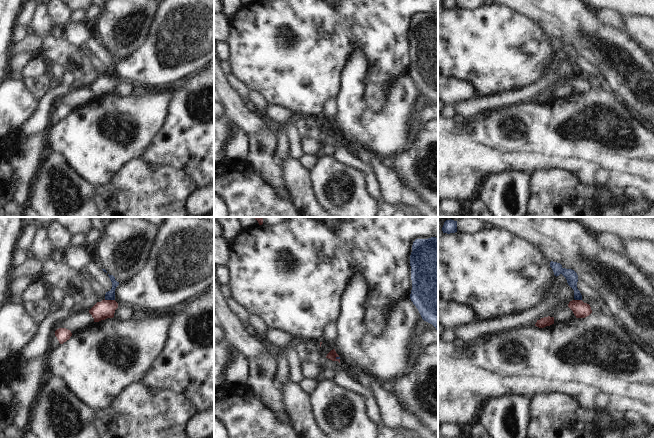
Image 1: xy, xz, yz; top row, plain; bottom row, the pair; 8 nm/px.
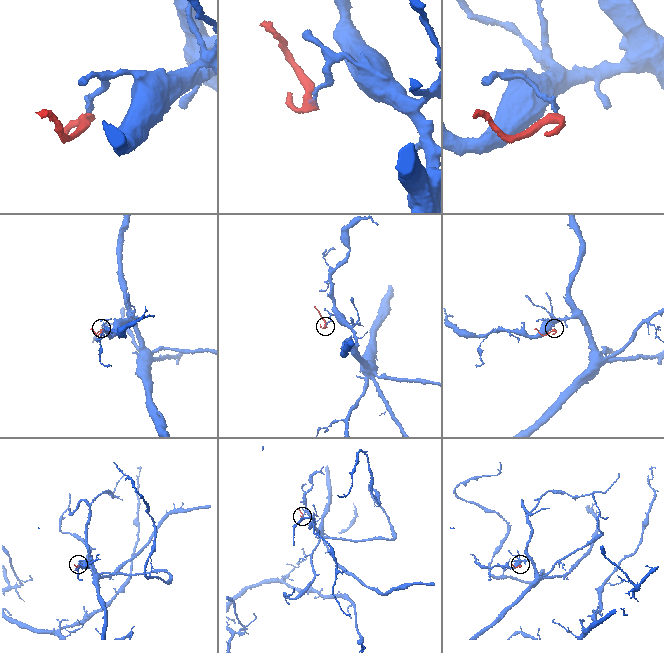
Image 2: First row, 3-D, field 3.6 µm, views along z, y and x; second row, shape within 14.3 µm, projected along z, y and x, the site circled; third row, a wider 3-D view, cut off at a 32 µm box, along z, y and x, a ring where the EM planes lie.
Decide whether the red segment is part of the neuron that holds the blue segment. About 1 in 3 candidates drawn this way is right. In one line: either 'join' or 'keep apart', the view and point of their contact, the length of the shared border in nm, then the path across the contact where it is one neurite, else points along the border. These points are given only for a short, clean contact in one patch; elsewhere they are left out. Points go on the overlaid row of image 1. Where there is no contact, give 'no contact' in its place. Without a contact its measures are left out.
keep apart | xy (109, 299) | 90 nm | along xy (104, 299), (114, 300)

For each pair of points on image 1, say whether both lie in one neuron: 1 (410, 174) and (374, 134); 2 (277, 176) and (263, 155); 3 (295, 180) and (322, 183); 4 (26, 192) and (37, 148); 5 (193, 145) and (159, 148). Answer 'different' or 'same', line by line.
1: different
2: same
3: different
4: same
5: same

